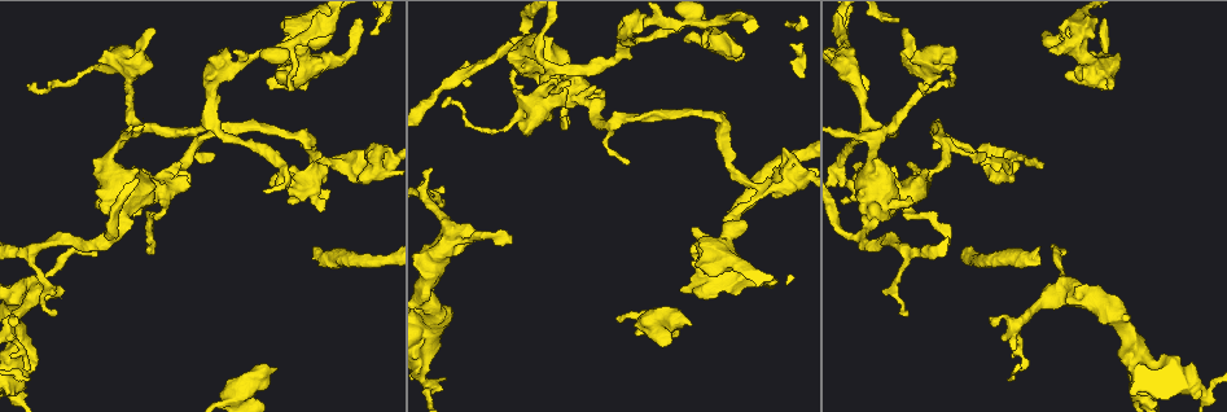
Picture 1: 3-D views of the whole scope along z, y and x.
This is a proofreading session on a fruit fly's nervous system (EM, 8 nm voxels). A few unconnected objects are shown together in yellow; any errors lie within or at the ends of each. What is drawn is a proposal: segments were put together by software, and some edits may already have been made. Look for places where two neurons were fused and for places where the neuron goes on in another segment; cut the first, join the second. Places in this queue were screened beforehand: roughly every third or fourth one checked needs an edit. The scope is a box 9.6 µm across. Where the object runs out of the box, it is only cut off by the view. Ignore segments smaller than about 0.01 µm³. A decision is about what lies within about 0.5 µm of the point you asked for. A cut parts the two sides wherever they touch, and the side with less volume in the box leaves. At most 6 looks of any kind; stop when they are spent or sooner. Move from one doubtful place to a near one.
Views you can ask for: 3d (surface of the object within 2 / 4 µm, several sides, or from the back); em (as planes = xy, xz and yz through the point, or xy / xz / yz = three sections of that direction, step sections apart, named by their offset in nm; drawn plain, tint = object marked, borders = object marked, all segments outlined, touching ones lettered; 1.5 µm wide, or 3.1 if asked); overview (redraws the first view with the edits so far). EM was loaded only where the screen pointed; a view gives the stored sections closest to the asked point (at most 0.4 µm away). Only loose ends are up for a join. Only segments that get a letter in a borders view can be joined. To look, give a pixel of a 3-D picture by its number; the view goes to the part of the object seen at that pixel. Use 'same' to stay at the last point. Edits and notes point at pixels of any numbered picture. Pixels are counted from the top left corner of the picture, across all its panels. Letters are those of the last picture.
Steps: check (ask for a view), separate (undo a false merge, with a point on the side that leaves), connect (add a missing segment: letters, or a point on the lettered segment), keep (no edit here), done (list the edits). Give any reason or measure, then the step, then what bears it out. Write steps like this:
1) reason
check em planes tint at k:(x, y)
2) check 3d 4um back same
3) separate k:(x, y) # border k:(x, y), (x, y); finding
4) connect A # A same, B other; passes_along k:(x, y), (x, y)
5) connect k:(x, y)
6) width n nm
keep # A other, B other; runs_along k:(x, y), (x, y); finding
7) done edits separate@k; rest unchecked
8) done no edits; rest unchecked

branch point
check 3d 4um at 1:(863, 238)

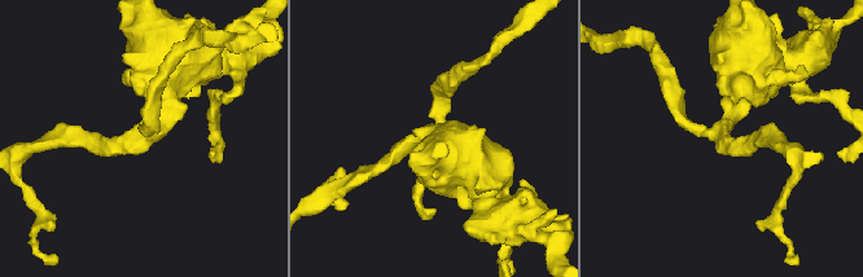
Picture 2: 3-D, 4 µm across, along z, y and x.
shape alone is not enough
check em planes plain at 2:(151, 134)

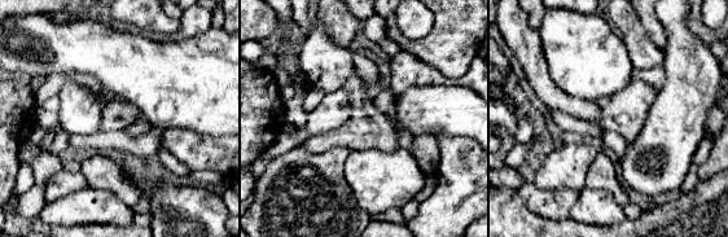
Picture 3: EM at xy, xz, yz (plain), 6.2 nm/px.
check em planes borders same

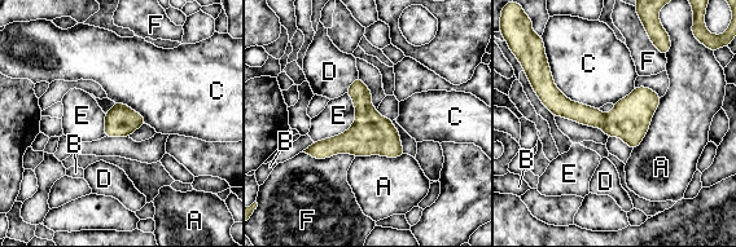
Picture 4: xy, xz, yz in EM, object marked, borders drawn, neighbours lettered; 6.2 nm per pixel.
longest_contact C 420 nm
keep # A other, B other, C other, D other, E other, F other; one neuron here

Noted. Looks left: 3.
an open end
check 3d 2um at 1:(685, 288)

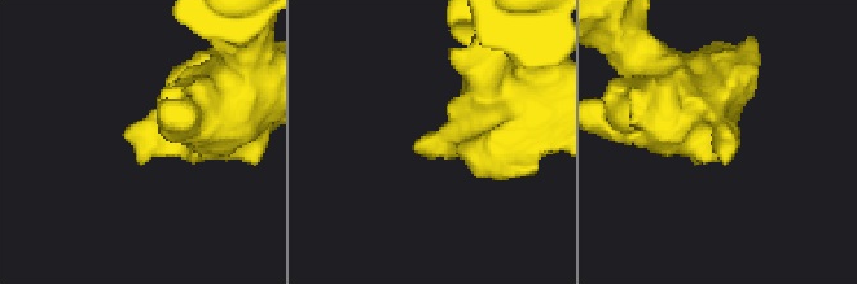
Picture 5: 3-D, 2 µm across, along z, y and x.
shape alone is not enough
check em yz step 8 borders at 5:(429, 151)

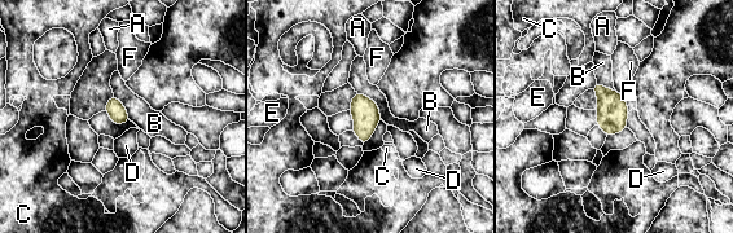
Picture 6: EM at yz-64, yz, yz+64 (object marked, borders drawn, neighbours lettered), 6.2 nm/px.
keep # A other, B other, C other, D other, E other, F other; border 6:(356, 91), (377, 105), (382, 119); no lettered segment goes on from it

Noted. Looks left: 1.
sudden change in width
check em planes borders at 1:(675, 22)

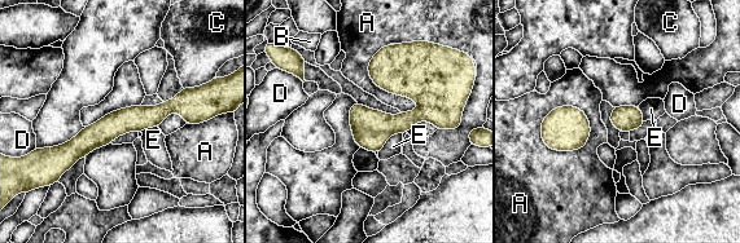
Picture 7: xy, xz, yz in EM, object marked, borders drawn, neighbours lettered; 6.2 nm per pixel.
keep # A other, B other, C other, D other, E other; runs_along 7:(198, 114), (166, 107), (49, 150); continuous, no second neuron

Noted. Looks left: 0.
done no edits; rest unchecked

